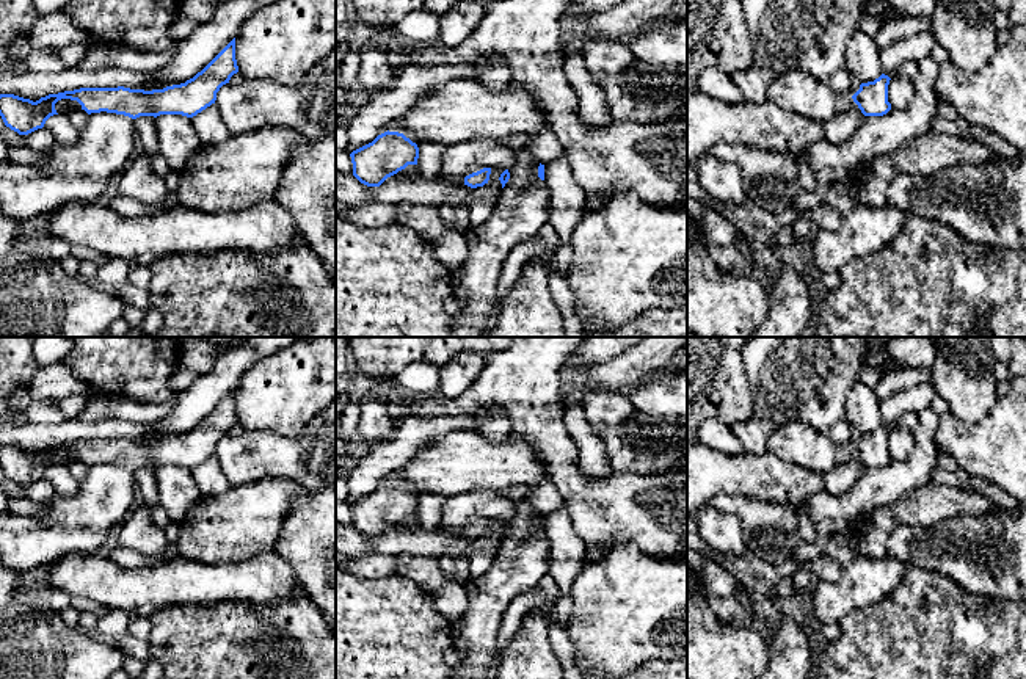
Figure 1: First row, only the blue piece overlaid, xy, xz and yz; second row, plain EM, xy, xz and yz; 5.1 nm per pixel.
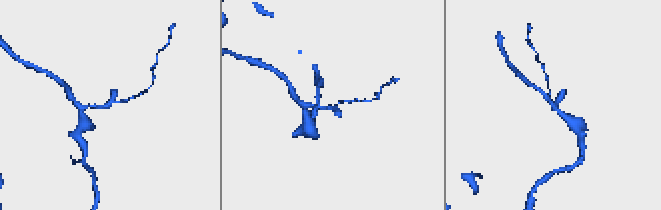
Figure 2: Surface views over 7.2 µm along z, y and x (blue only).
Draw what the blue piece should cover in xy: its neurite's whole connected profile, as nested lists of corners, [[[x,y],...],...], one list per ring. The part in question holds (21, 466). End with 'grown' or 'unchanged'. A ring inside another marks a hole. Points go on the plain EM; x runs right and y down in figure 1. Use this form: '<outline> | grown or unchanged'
[[[235,389],[193,430],[180,436],[166,438],[163,441],[130,441],[124,438],[118,439],[80,439],[74,442],[64,442],[58,445],[49,445],[33,453],[14,445],[0,445],[0,467],[6,478],[17,483],[19,486],[28,486],[38,480],[42,480],[45,472],[58,466],[55,455],[61,450],[77,452],[88,466],[91,464],[116,464],[132,470],[140,467],[160,467],[160,466],[182,466],[193,469],[216,452],[216,444],[231,428],[238,423],[235,411]]] | unchanged

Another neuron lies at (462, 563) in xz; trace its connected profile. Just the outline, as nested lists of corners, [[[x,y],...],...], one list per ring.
[[[457,555],[453,558],[455,558],[455,577],[453,577],[453,580],[457,583],[466,585],[472,579],[471,572],[469,572],[469,560],[468,560],[468,557],[463,557],[463,555]]]

